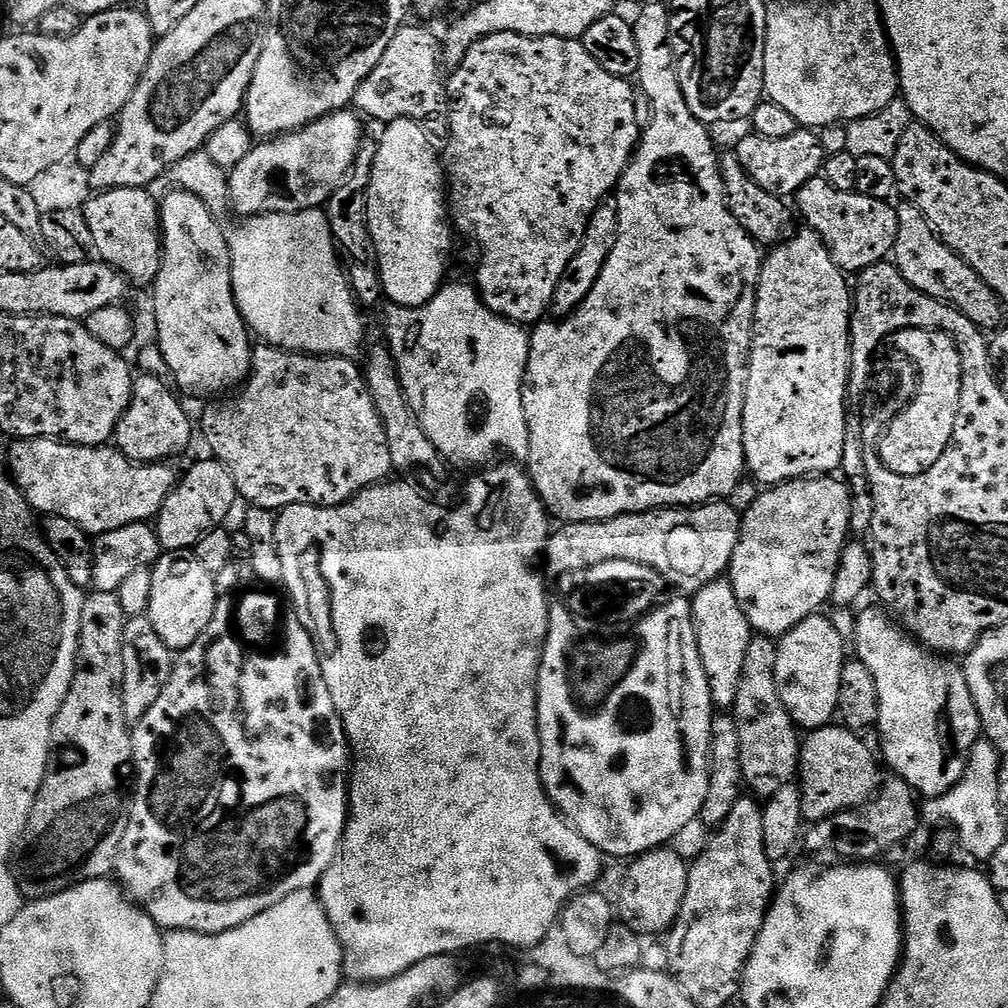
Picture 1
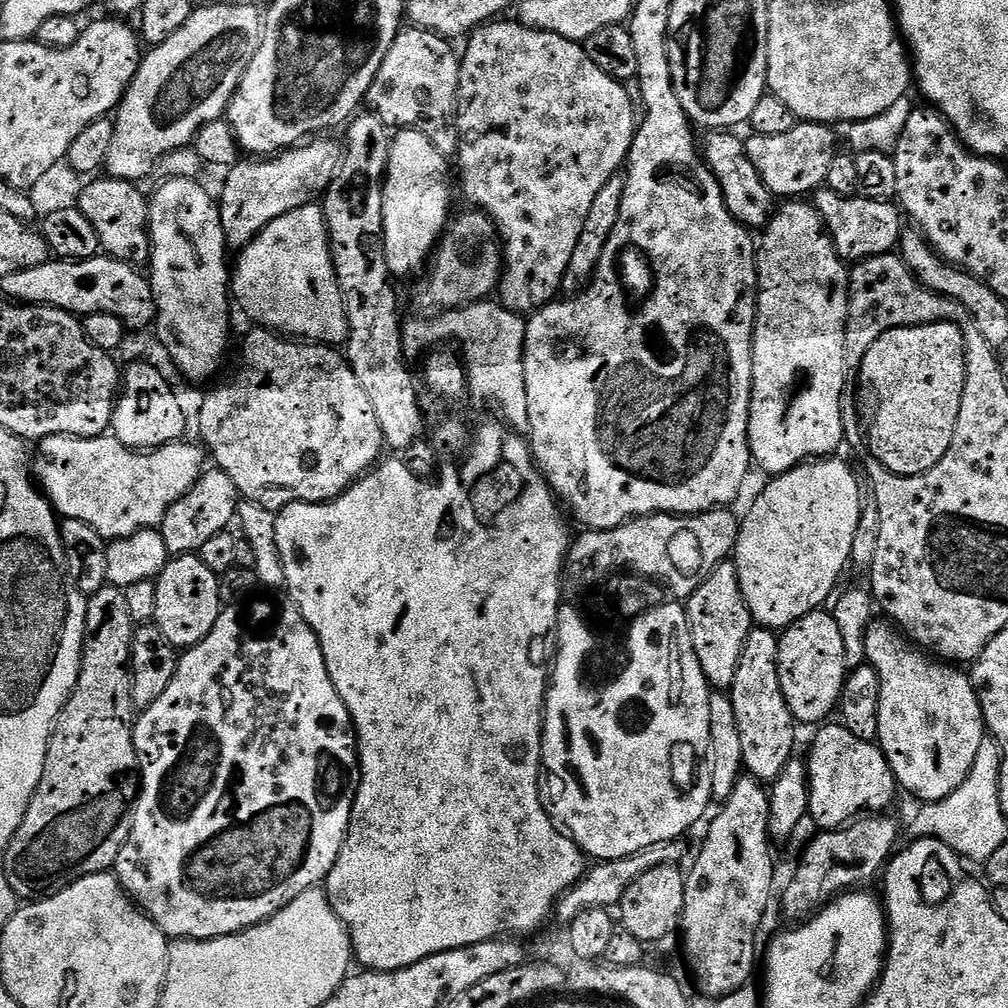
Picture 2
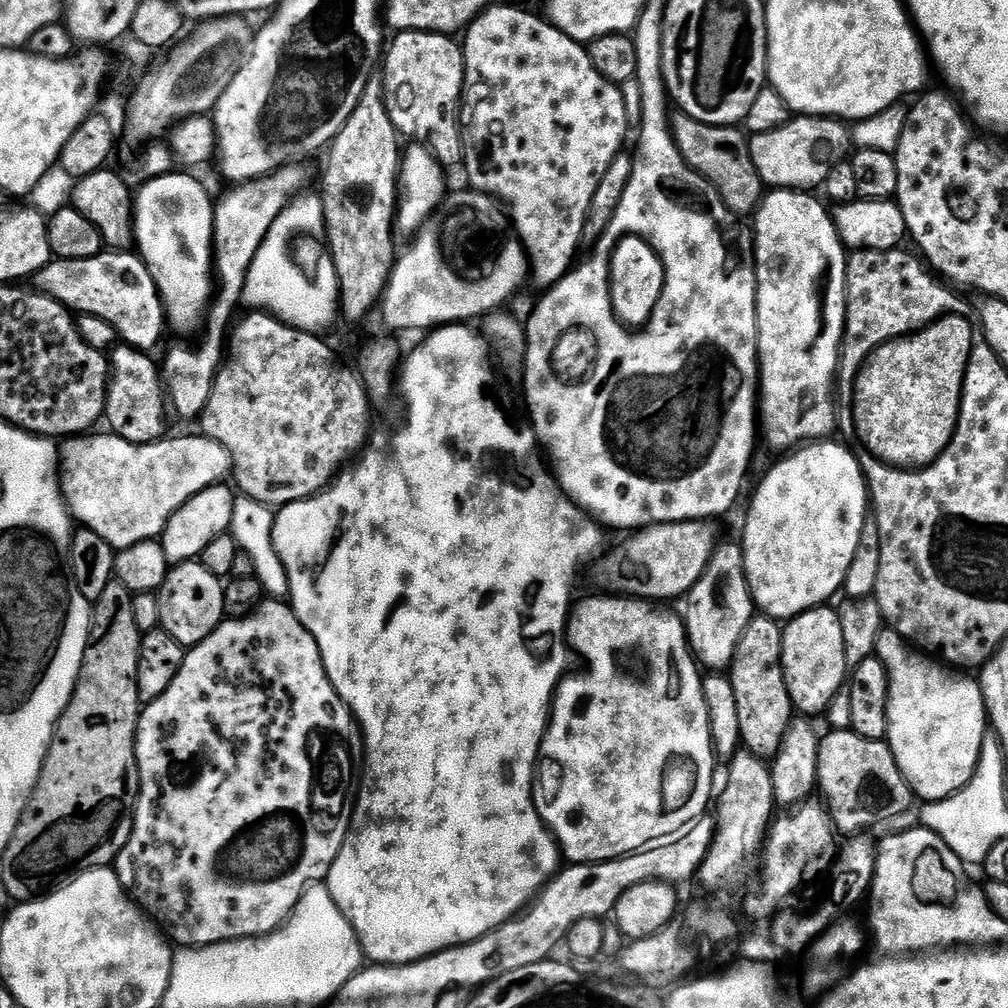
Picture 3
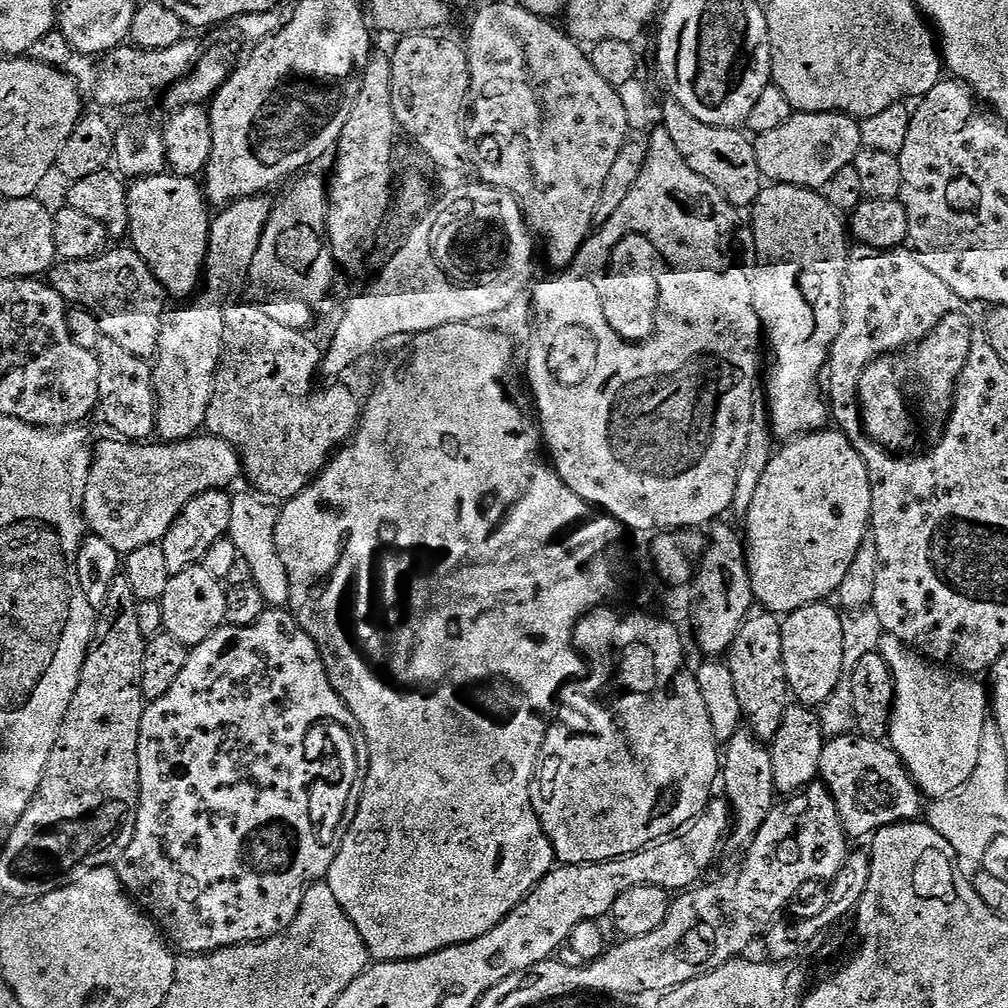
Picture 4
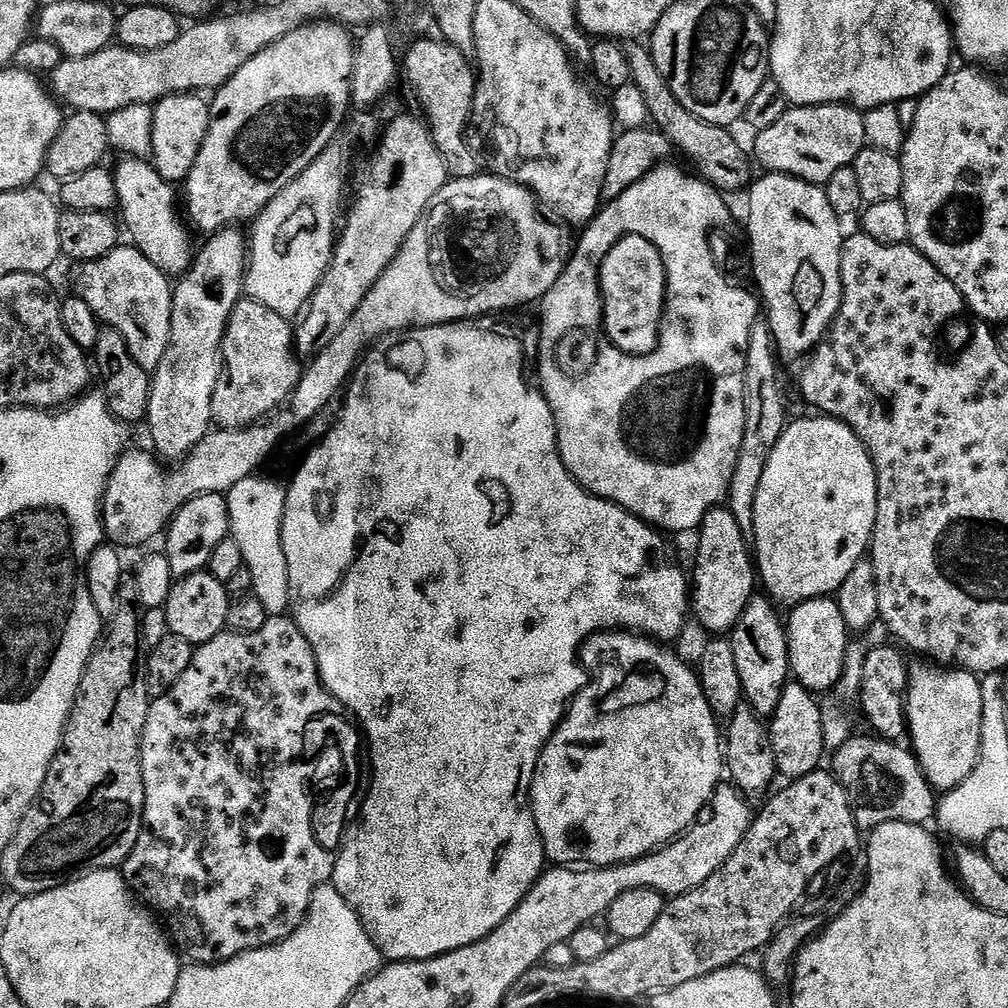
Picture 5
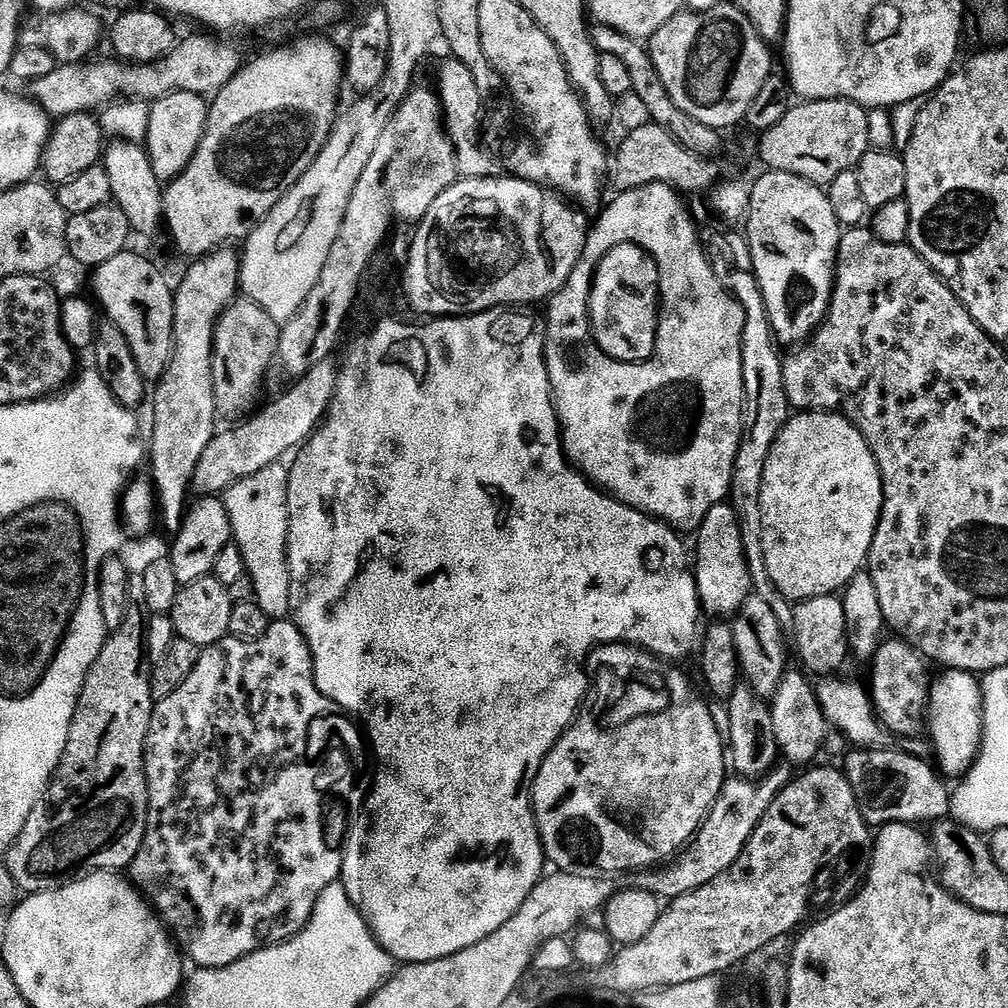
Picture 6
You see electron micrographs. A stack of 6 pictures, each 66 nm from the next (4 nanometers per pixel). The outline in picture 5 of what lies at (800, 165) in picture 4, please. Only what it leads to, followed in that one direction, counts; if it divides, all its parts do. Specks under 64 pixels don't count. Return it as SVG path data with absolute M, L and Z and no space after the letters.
M805 104L803 106L789 107L786 114L782 114L782 119L779 122L774 122L774 126L766 126L766 130L756 132L756 152L754 148L754 160L757 165L764 167L765 173L771 174L774 172L781 172L783 176L793 176L799 180L805 180L811 184L819 184L821 186L827 184L830 178L834 178L835 172L855 165L856 159L860 152L865 151L866 148L866 126L864 125L865 113L859 108L853 108L847 104Z

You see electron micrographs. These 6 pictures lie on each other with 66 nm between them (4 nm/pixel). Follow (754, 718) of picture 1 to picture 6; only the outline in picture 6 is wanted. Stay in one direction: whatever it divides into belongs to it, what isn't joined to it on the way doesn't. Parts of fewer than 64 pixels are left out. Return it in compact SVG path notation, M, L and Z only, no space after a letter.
M755 594L749 596L740 607L731 626L740 670L746 684L748 680L747 687L761 700L771 701L789 671L788 652L784 649L785 629L778 622L774 610L770 610L770 606L766 606L766 602L762 602L762 598Z

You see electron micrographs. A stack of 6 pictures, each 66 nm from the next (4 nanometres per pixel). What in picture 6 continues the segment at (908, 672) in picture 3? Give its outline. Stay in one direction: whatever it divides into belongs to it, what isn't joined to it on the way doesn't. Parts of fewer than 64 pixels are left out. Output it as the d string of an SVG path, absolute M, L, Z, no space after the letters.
M956 669L943 671L934 684L929 685L928 701L926 704L926 730L930 732L930 738L936 754L935 763L939 771L945 776L963 777L972 767L976 756L980 751L982 734L982 696L979 679L970 672L962 672Z

